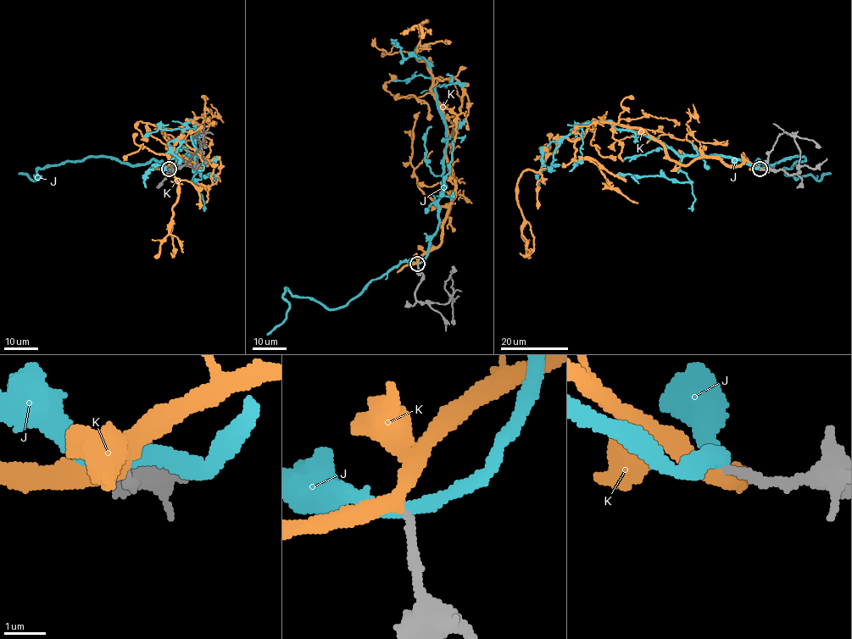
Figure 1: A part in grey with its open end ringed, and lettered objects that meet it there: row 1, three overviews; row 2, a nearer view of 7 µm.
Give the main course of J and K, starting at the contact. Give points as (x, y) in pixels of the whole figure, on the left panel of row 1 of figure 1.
J: (169, 168), (195, 153), (197, 130), (191, 122), (175, 156), (146, 175), (146, 187)
K: (168, 168), (197, 157), (207, 164), (195, 124), (168, 153), (178, 184), (170, 252)

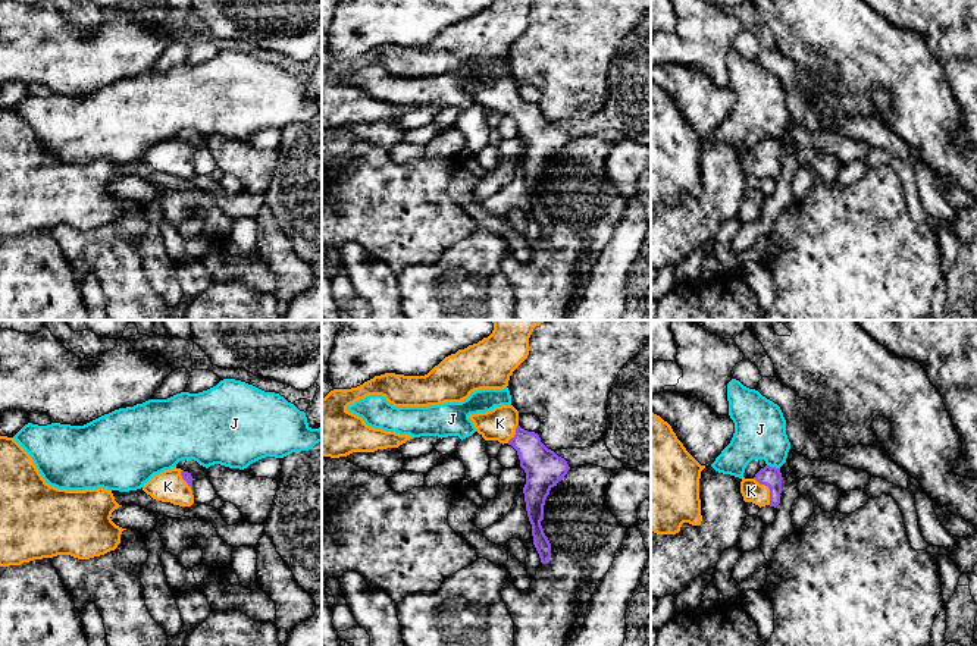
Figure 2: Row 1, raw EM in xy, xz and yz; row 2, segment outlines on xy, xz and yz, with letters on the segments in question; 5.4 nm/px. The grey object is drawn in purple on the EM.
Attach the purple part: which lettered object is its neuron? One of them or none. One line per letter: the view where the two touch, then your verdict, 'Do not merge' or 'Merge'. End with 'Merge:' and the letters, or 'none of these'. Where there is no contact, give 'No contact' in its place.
J: Touches purple in yz. Do not merge
K: Touches purple in yz. Merge
Merge: K

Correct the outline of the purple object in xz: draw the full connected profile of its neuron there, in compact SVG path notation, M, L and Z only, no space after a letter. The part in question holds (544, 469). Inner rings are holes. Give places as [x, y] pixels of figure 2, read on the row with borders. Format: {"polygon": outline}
{"polygon": "M513 405L495 407L486 413L470 414L476 432L485 440L498 440L511 445L519 455L520 467L526 473L523 487L526 511L532 524L533 545L541 562L548 564L551 543L544 533L544 505L549 490L570 470L567 461L548 449L538 433L527 432L519 426L519 411Z"}

